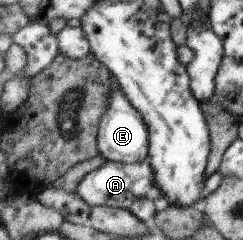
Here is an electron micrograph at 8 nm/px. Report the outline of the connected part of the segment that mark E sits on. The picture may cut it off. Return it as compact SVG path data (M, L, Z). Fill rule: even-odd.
M118 87L118 90L110 89L108 100L110 100L108 110L101 118L97 132L98 152L107 161L115 163L134 164L134 162L144 162L149 154L149 134L142 115L128 102L120 87Z

